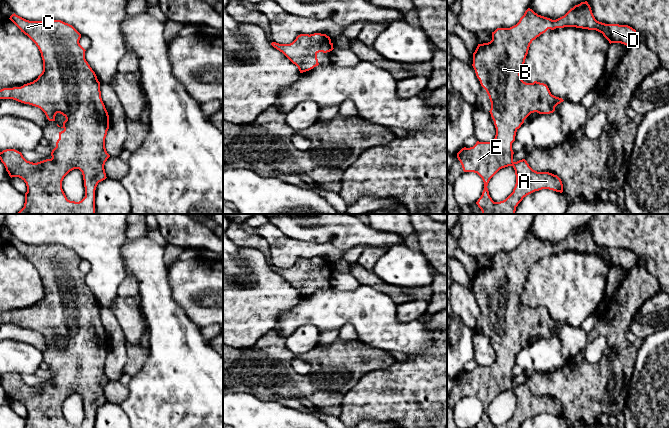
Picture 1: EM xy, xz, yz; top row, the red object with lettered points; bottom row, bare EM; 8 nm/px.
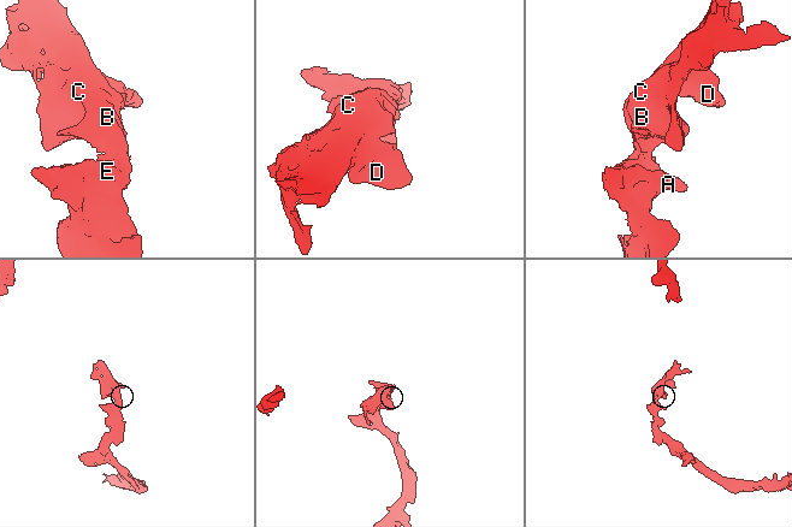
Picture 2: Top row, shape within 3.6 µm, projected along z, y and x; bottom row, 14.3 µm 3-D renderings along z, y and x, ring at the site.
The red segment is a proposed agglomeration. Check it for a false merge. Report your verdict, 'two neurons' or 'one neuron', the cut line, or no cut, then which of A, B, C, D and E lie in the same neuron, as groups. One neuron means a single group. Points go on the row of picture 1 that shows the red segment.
one neuron | no cut | A B C D E

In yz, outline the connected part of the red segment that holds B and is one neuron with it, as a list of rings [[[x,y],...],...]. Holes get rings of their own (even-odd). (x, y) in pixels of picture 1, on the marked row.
[[[585,1],[556,20],[528,8],[516,25],[497,28],[492,32],[490,42],[478,44],[472,66],[489,96],[489,112],[496,135],[490,142],[477,141],[473,147],[462,148],[457,158],[464,172],[477,173],[484,182],[484,190],[476,202],[482,214],[515,214],[523,198],[535,191],[563,192],[562,181],[557,175],[537,172],[525,159],[514,162],[512,143],[517,130],[531,113],[553,113],[555,107],[564,101],[552,95],[546,84],[537,81],[526,83],[520,75],[532,41],[548,29],[564,27],[596,30],[610,44],[621,43],[629,47],[637,41],[636,30],[632,27],[597,21]],[[508,166],[515,170],[515,187],[505,200],[494,202],[489,195],[488,183],[500,169]]]

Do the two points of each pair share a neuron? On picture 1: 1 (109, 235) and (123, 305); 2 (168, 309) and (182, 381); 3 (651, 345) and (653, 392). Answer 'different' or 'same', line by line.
1: different
2: same
3: same

